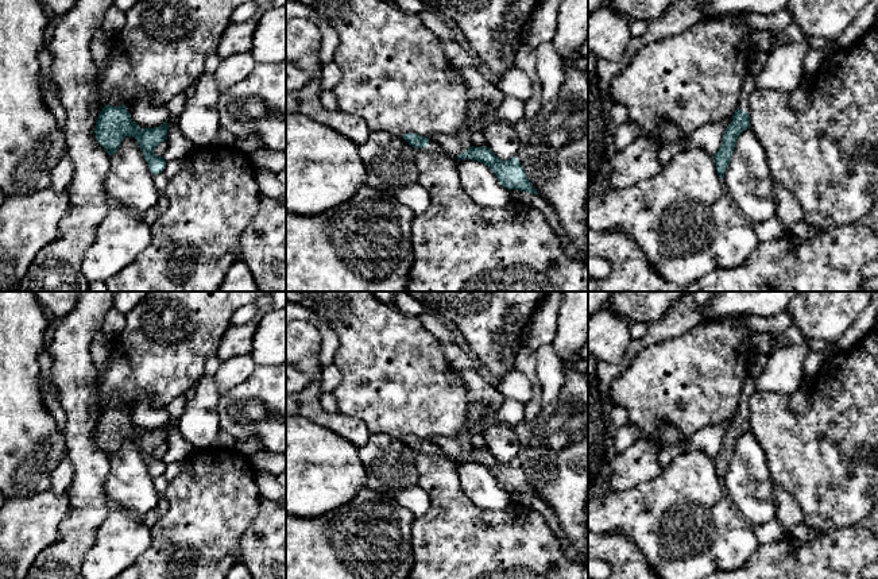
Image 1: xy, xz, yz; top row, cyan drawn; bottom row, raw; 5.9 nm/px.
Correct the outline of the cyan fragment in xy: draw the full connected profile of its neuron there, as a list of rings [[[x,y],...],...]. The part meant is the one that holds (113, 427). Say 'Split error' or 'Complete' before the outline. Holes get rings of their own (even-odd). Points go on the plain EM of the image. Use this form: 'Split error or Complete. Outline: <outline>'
Split error. Outline: [[[113,397],[109,406],[103,410],[96,425],[96,443],[104,452],[115,456],[125,439],[136,441],[148,466],[150,474],[155,478],[163,474],[166,463],[154,456],[158,447],[167,443],[167,422],[155,431],[142,432],[131,421],[132,408],[125,408],[119,397]]]

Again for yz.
Split error. Outline: [[[749,375],[742,386],[738,412],[732,417],[732,424],[724,433],[719,453],[713,458],[716,472],[722,482],[724,480],[726,472],[731,463],[738,439],[750,431],[750,398],[755,390],[755,379]]]

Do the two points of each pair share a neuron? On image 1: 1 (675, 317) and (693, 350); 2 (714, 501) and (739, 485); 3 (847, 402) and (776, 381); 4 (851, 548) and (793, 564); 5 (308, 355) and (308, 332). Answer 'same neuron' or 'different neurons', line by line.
1: different neurons
2: different neurons
3: different neurons
4: same neuron
5: same neuron

